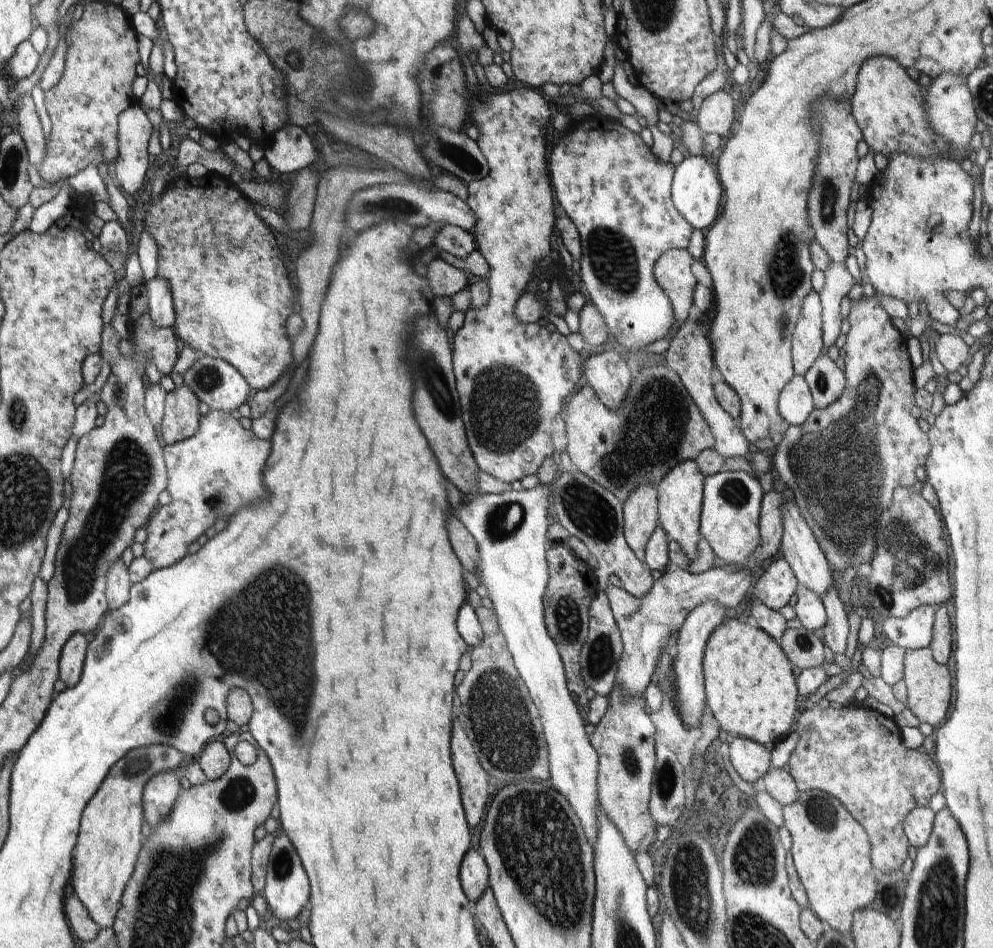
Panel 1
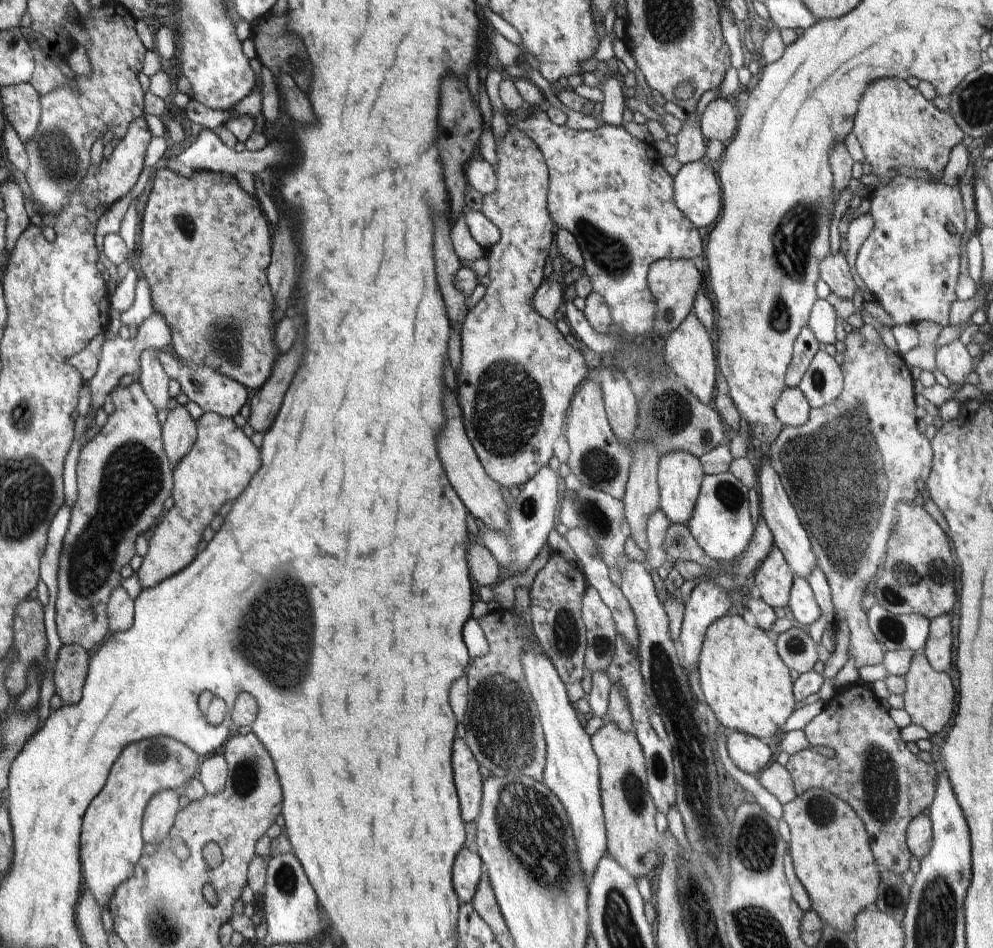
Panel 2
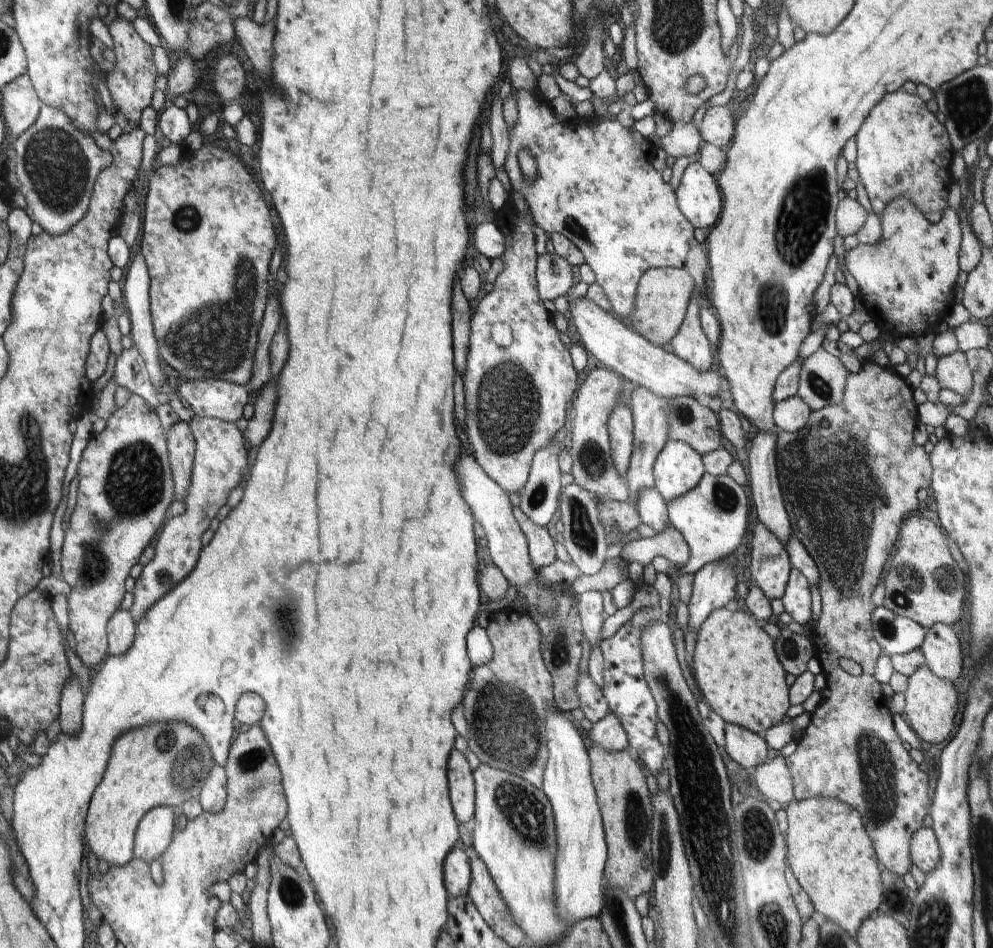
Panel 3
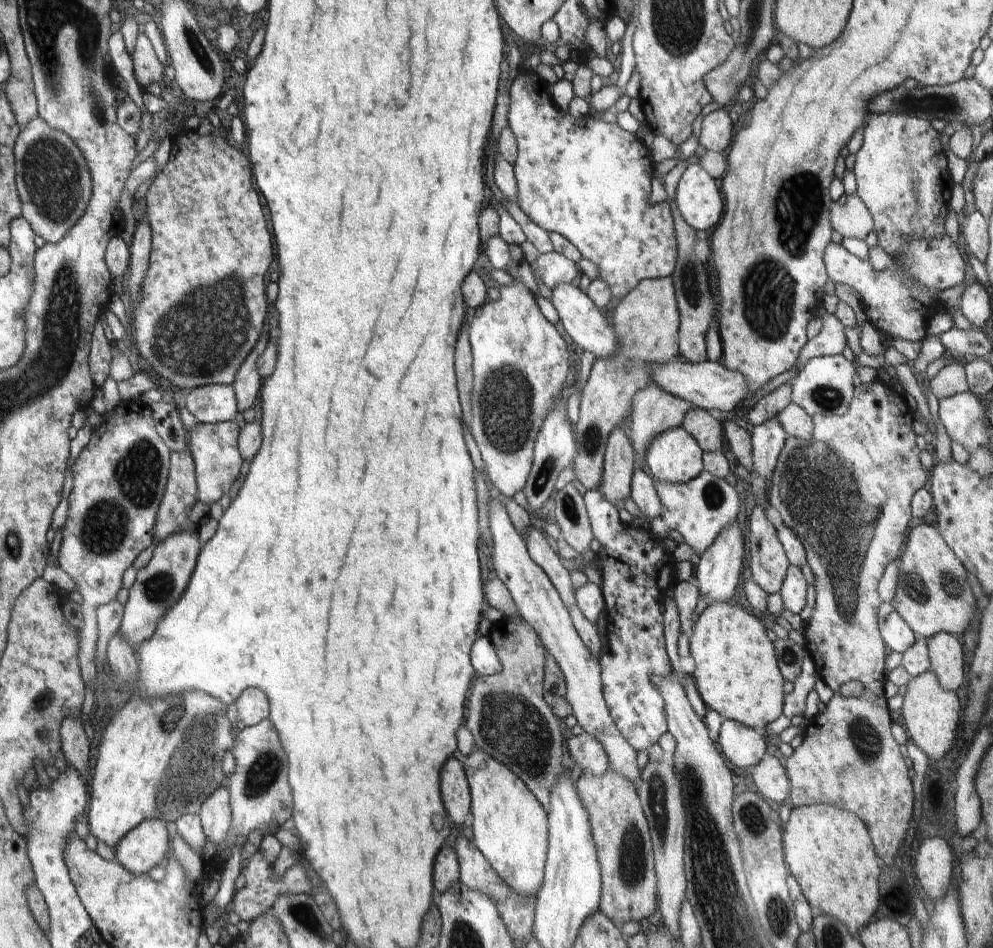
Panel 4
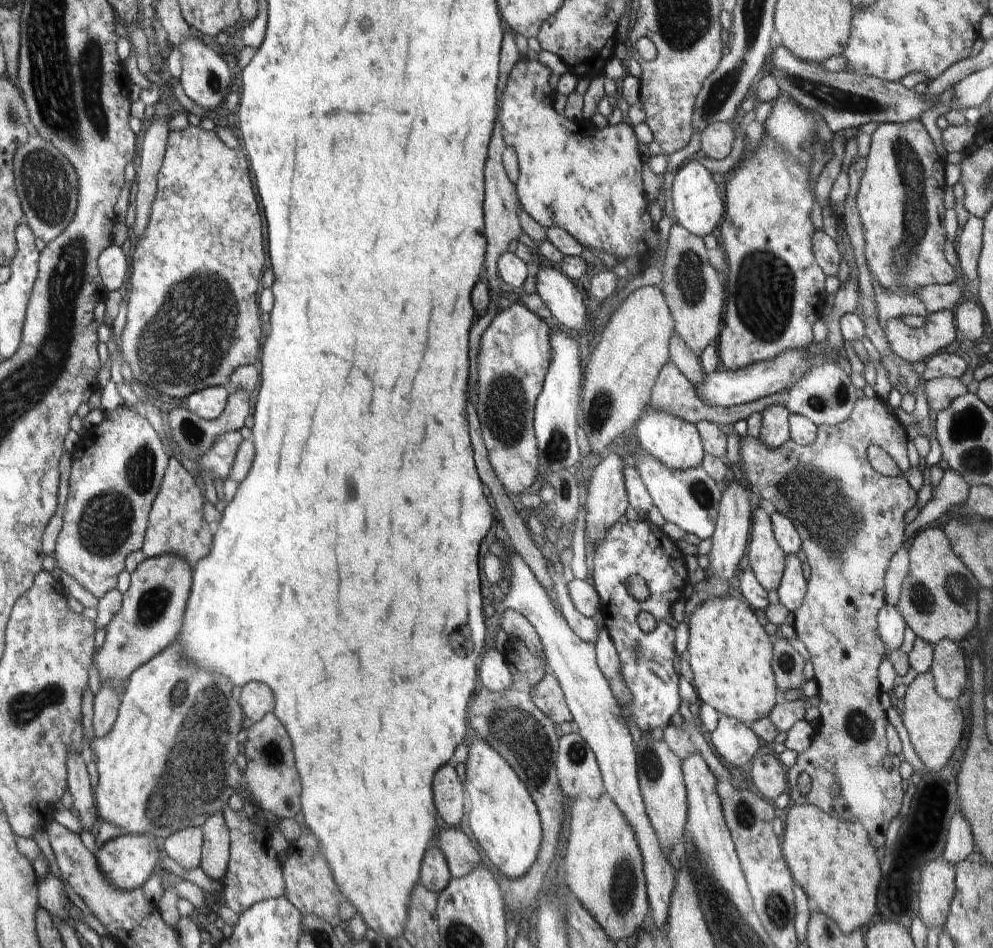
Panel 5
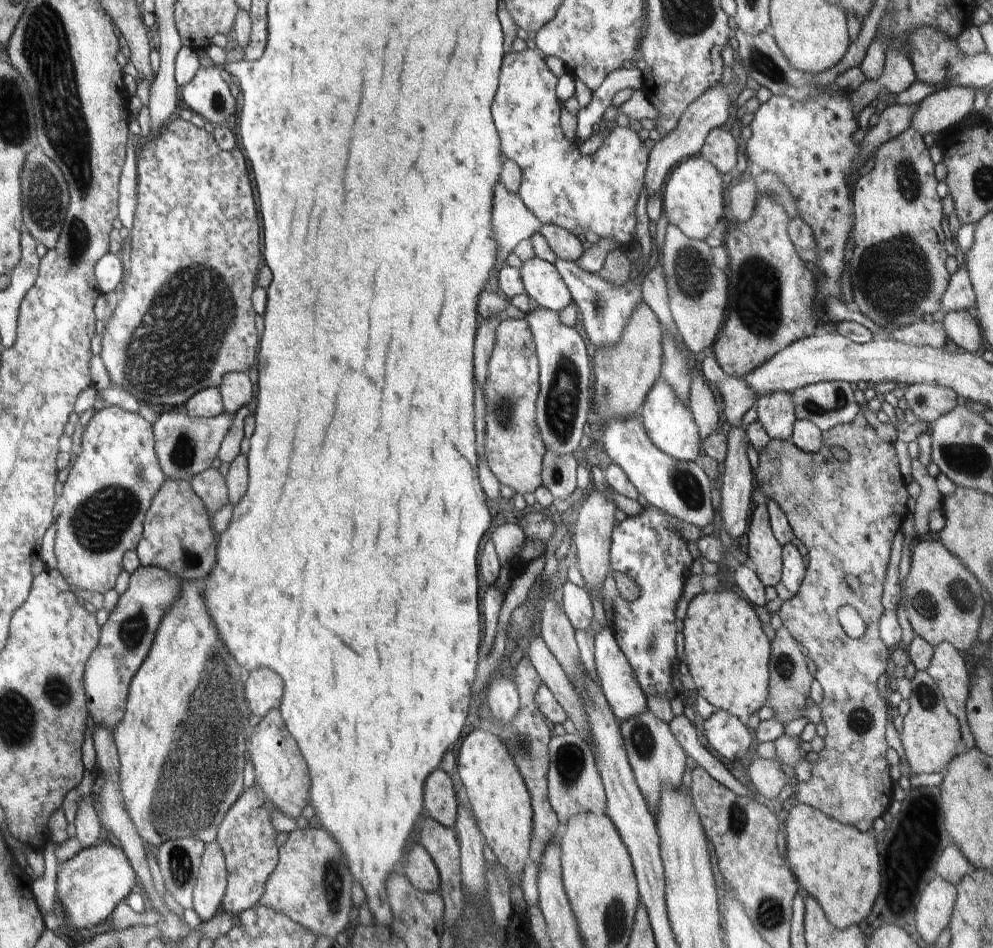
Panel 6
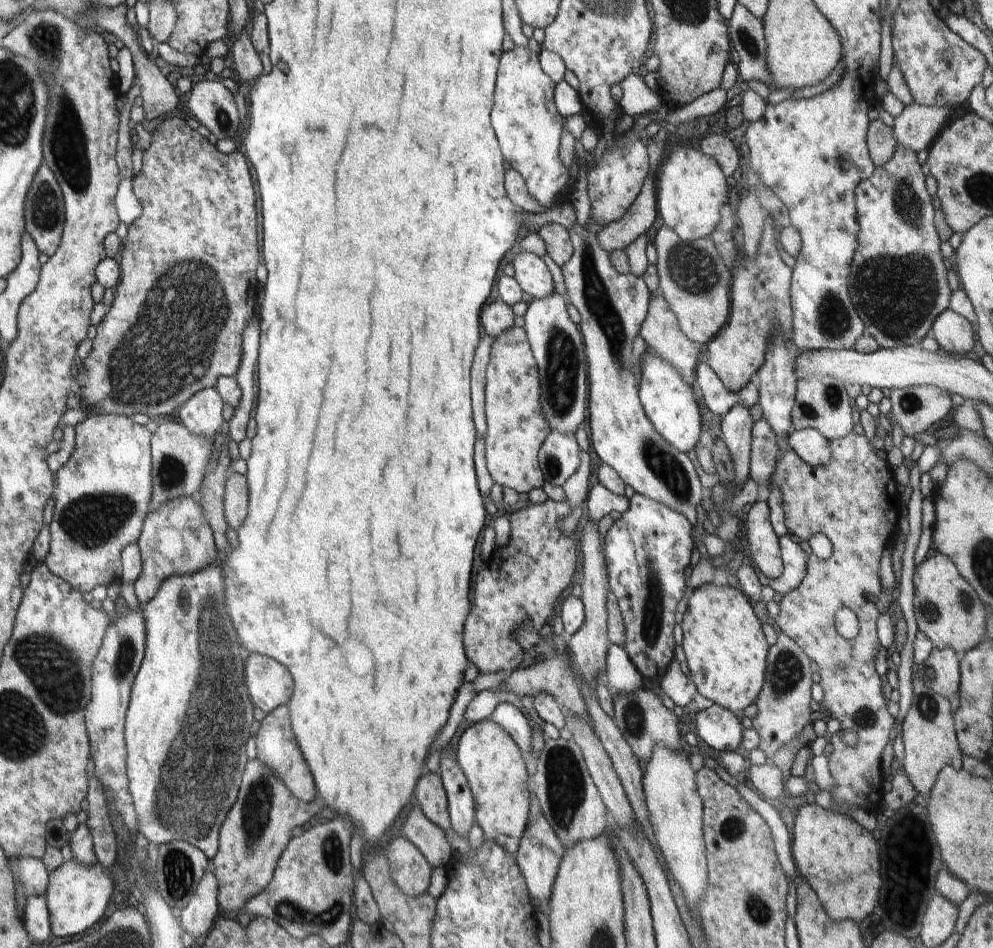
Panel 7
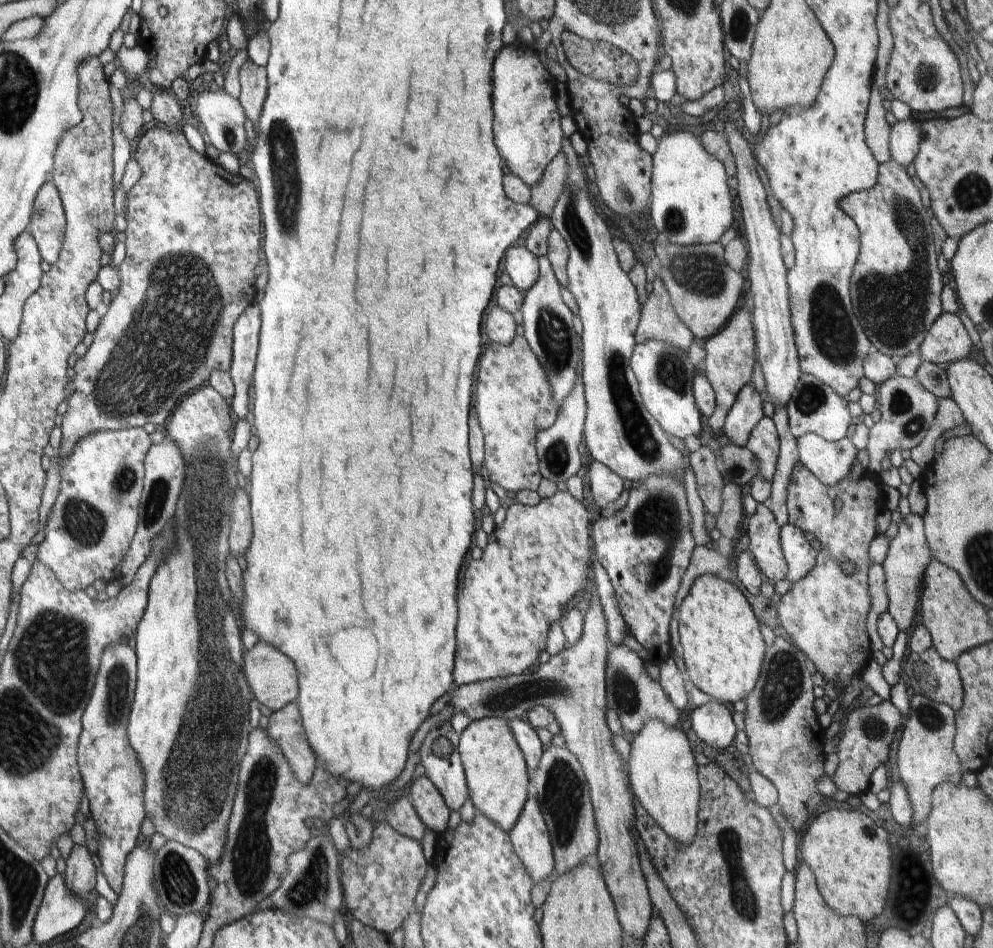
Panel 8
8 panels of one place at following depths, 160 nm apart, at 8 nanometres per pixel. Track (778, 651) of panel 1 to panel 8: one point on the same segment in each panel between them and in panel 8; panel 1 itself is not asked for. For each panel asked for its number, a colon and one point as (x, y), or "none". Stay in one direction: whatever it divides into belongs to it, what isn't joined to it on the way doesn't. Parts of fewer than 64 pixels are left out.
2: (746, 685)
3: (736, 667)
4: (737, 676)
5: (730, 654)
6: (726, 650)
7: (726, 652)
8: (723, 650)

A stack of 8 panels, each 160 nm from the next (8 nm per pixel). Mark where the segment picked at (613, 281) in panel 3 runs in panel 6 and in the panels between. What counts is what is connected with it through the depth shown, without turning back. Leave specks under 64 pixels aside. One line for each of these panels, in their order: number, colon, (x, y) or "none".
4: (590, 181)
5: (572, 175)
6: (598, 194)

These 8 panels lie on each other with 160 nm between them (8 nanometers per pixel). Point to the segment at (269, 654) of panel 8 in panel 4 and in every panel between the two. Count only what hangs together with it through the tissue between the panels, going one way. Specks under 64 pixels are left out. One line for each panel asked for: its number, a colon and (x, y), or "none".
4: (253, 706)
5: (257, 700)
6: (264, 689)
7: (270, 685)

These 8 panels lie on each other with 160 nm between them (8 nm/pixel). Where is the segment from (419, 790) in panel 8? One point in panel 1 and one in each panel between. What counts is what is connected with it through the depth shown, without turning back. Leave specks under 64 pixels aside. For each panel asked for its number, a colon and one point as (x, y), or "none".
1: (473, 780)
2: (467, 778)
3: (460, 776)
4: (456, 796)
5: (448, 790)
6: (440, 800)
7: (430, 793)

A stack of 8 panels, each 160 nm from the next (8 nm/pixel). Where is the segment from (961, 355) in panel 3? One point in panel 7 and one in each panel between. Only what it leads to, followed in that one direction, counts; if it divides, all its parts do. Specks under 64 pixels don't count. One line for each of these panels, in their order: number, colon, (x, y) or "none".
4: (950, 380)
5: (940, 391)
6: (926, 402)
7: (917, 409)

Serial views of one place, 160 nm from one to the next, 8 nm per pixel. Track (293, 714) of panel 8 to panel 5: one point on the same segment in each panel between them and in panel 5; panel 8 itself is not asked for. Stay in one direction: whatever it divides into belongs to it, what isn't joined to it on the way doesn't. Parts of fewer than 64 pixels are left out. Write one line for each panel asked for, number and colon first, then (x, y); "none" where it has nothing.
5: (272, 777)
6: (280, 770)
7: (277, 748)

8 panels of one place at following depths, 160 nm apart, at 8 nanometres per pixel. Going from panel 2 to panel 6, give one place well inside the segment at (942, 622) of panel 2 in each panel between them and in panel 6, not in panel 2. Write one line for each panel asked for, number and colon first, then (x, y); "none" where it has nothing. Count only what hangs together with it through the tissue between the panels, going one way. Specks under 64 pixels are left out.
3: (943, 654)
4: (945, 653)
5: (948, 669)
6: (947, 668)

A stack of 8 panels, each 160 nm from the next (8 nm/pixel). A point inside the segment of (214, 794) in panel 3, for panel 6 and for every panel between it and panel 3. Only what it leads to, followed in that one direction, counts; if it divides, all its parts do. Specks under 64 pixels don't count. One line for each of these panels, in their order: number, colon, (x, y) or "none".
4: (215, 814)
5: (214, 860)
6: (211, 886)

